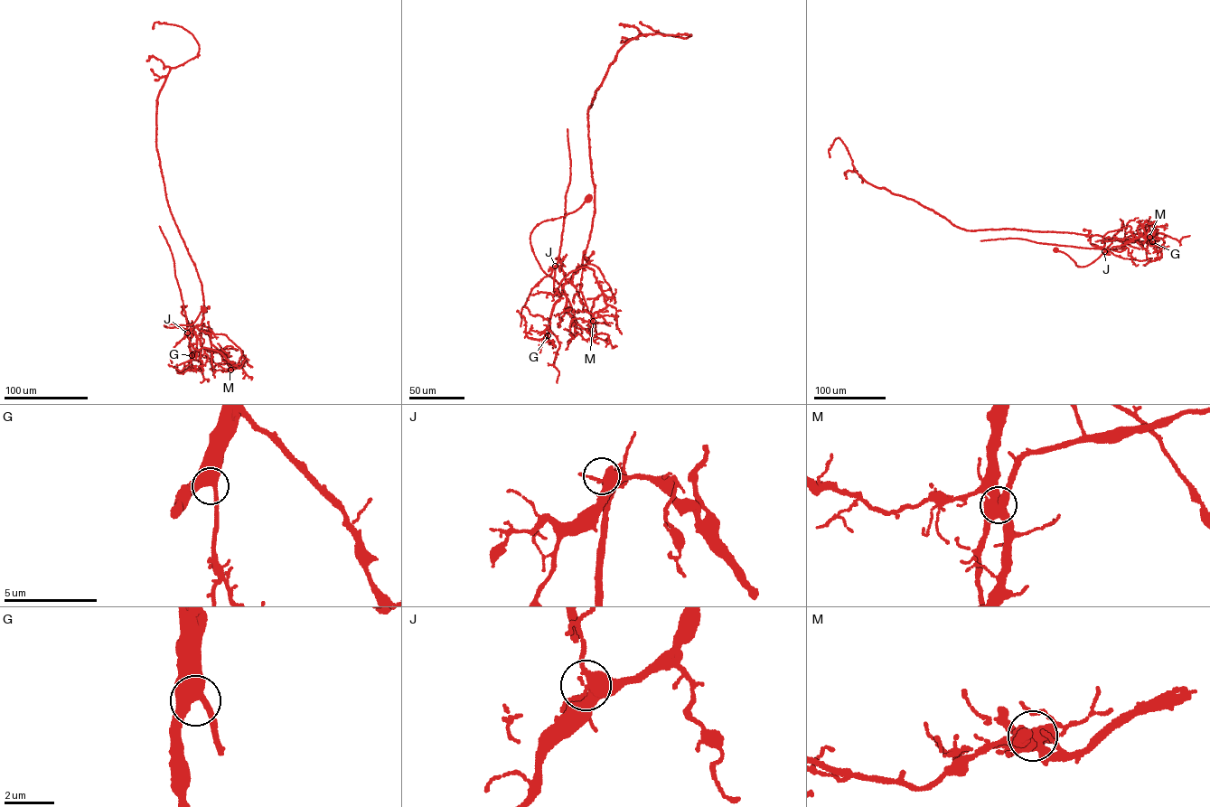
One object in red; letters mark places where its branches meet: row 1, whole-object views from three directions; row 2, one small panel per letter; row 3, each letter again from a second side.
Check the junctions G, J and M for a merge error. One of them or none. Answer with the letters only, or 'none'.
M

